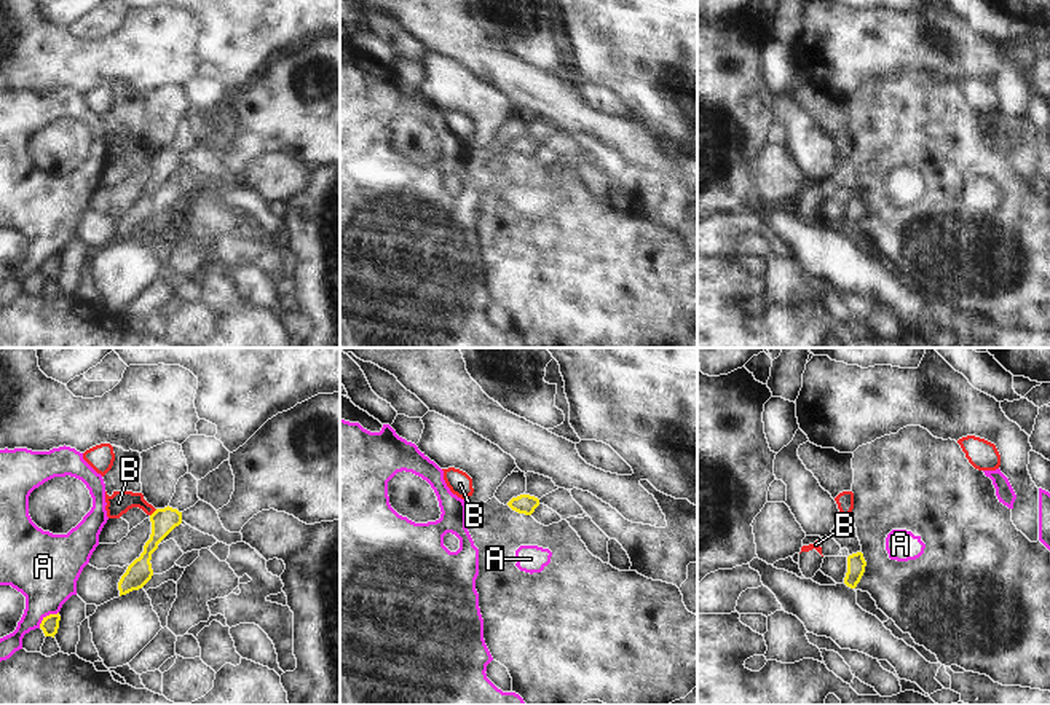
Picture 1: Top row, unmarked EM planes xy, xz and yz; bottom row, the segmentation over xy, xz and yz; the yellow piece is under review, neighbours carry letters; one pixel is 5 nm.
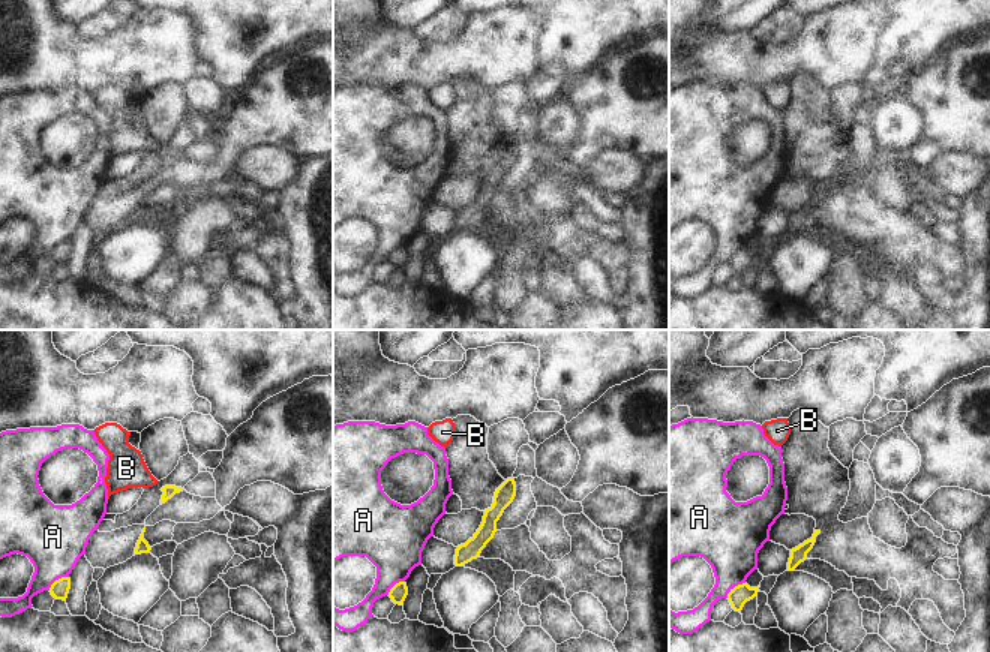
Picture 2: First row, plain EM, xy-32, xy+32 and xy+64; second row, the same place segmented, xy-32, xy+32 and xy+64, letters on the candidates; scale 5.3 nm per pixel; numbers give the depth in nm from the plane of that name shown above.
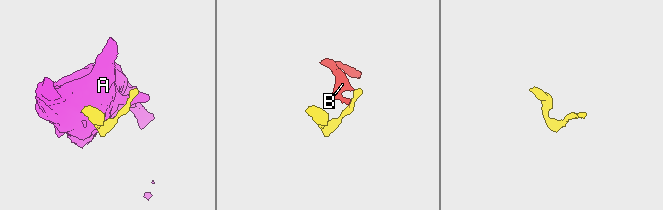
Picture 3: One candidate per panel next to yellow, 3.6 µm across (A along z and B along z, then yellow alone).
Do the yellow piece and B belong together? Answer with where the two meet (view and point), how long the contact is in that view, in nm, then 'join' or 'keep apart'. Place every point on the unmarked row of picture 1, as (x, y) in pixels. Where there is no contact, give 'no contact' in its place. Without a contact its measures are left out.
contact xy (153, 155); length 50 nm; keep apart

